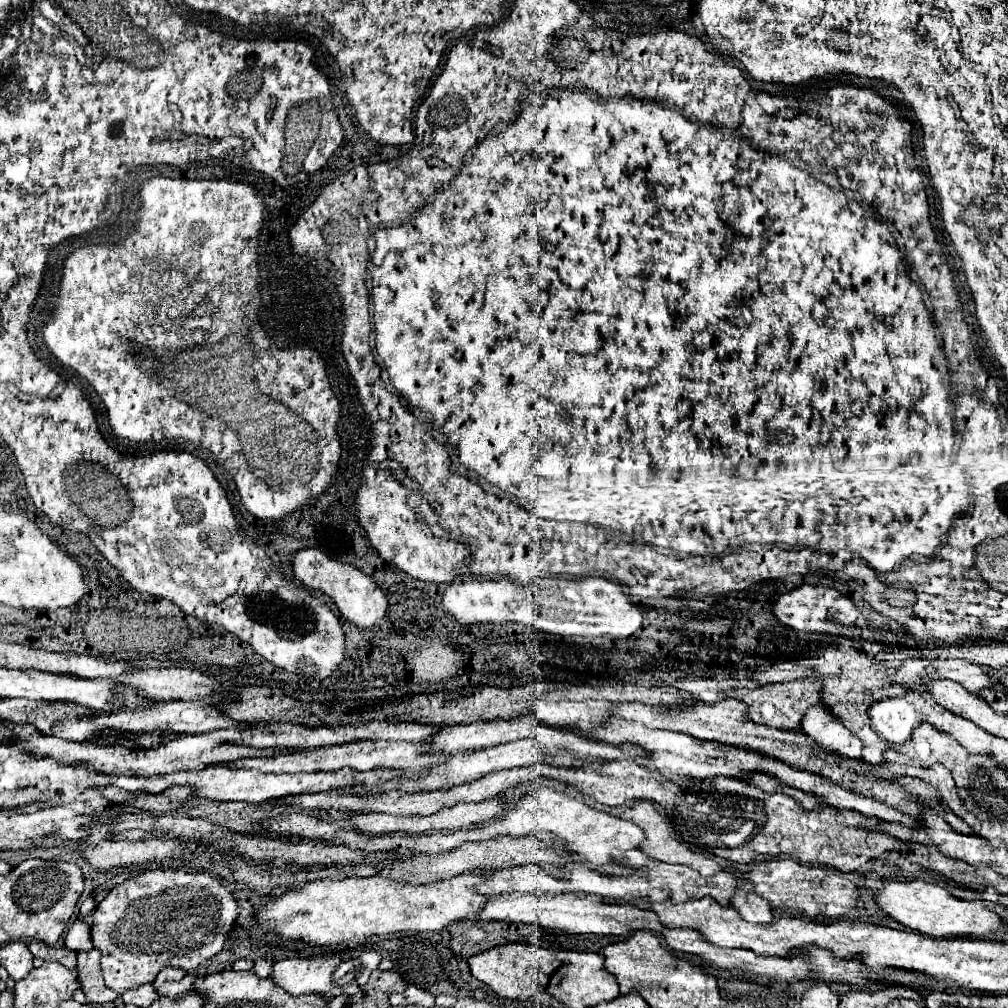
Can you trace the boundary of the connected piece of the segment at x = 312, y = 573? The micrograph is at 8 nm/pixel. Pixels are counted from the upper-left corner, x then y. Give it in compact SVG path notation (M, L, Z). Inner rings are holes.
M300 549L300 551L296 551L294 557L292 557L292 571L294 571L294 577L298 581L302 581L304 585L326 593L336 603L342 617L352 621L354 625L358 625L362 629L376 625L386 615L388 599L382 593L382 589L374 583L374 579L364 575L354 565L330 559L320 549Z

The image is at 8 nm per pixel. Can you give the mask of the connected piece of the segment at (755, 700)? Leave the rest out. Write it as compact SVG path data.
M796 679L796 681L784 681L784 683L766 683L766 685L760 685L756 689L744 689L744 687L730 689L724 695L738 699L738 701L744 701L748 705L746 715L750 721L760 723L760 725L768 725L774 729L792 731L792 729L800 727L800 721L802 721L808 707L822 705L820 691L822 691L820 679Z

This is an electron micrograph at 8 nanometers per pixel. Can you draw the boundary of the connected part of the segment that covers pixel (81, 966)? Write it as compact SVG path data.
M98 949L78 953L78 967L76 969L80 973L82 991L86 993L90 1003L112 1003L118 999L118 995L104 985Z

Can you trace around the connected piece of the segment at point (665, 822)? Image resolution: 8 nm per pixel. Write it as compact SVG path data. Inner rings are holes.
M640 801L640 803L632 805L630 809L626 809L620 817L626 819L626 821L636 823L636 825L644 831L644 841L642 841L642 845L640 845L640 851L642 851L644 855L648 855L648 857L652 857L652 859L658 859L658 861L664 861L664 863L672 863L672 865L692 867L692 869L698 871L700 875L714 875L714 873L718 873L718 871L722 869L714 859L704 857L704 855L700 855L700 853L694 853L694 851L690 851L688 847L684 847L682 843L678 843L678 841L674 839L674 835L668 833L668 831L674 831L674 829L672 829L672 823L670 823L670 817L668 817L666 813L662 813L660 809L656 809L652 803Z

